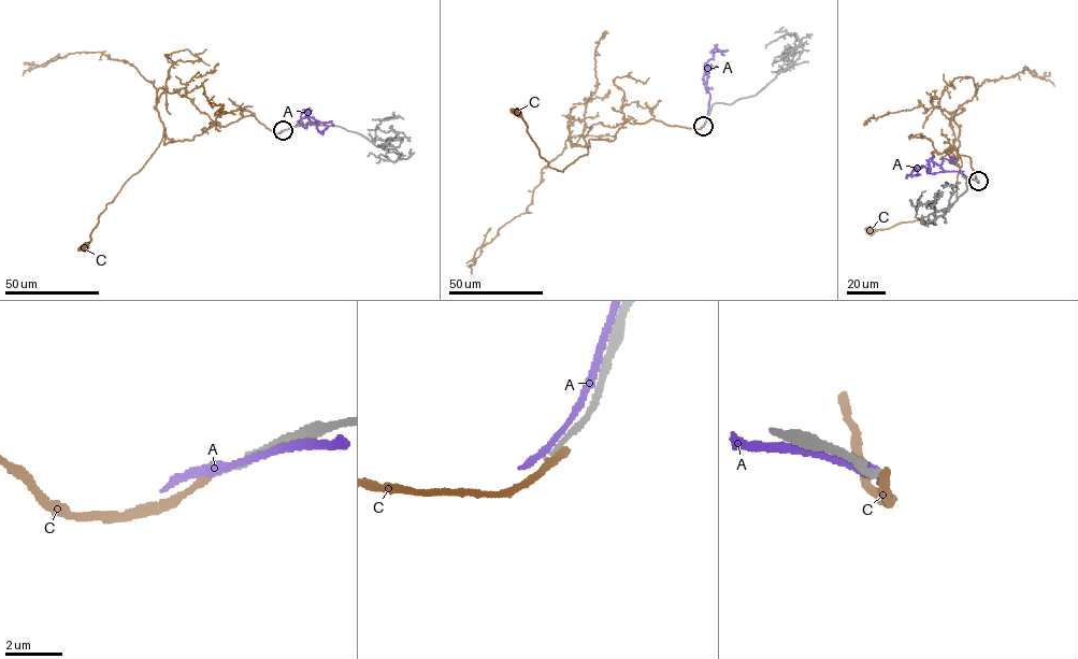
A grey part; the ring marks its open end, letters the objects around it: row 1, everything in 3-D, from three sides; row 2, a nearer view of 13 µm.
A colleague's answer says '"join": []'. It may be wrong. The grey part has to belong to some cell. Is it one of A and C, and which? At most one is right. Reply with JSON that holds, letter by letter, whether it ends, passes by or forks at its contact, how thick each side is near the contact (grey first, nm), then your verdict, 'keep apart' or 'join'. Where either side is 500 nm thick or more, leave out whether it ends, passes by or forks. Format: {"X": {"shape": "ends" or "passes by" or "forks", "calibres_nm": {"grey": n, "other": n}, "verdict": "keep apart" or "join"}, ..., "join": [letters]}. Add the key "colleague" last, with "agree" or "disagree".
{"A": {"shape": "passes by", "calibres_nm": {"grey": 260, "other": 240}, "verdict": "keep apart"}, "C": {"shape": "ends", "calibres_nm": {"grey": 220, "other": 320}, "verdict": "keep apart"}, "join": [], "colleague": "agree"}

